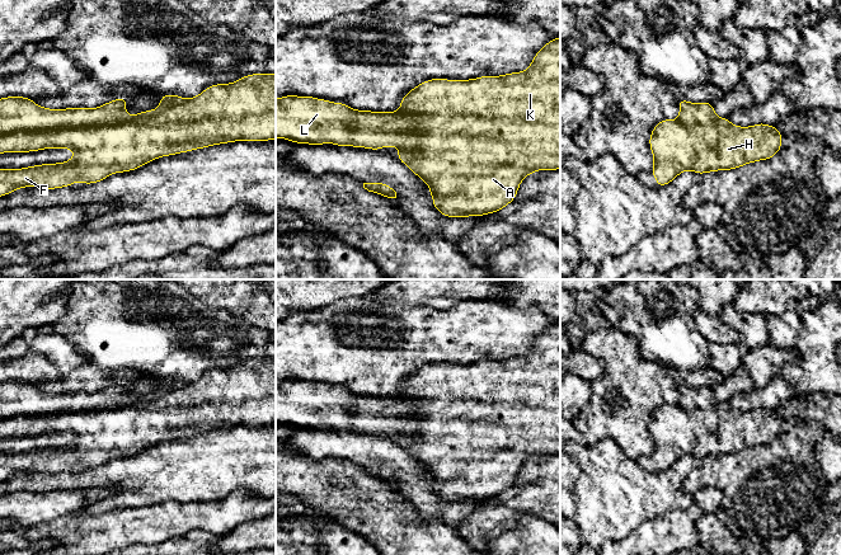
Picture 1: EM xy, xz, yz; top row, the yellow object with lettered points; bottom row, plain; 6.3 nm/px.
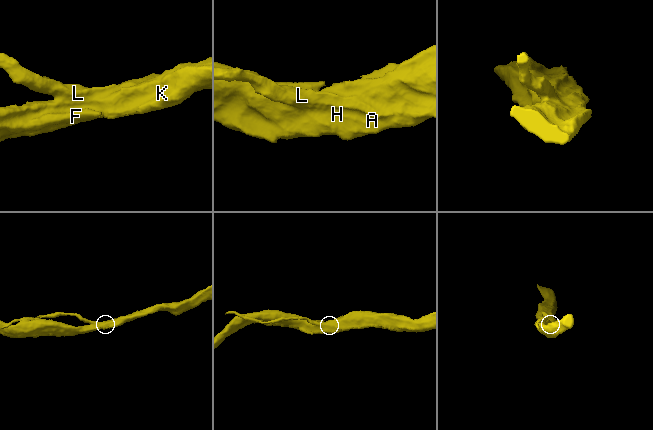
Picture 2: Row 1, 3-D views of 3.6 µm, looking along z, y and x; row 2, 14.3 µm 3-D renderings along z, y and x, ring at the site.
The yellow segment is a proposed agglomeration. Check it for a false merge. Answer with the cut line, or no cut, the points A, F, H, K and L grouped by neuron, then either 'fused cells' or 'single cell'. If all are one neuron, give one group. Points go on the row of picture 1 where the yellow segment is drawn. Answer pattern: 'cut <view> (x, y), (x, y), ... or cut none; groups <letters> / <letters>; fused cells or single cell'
cut xy (130, 116), (116, 122), (100, 125), (14, 130), (0, 135); groups A F H K / L; fused cells

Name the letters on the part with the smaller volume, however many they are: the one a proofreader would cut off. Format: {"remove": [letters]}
{"remove": ["L"]}

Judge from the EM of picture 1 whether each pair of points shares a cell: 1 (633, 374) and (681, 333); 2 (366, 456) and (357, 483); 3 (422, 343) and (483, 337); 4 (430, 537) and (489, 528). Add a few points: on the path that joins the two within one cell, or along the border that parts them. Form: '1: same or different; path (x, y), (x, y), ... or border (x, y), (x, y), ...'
1: different; border (630, 335), (638, 343), (638, 349), (658, 365)
2: different; border (352, 462), (360, 468)
3: same; path (437, 337), (468, 337)
4: different; border (454, 530), (465, 541)

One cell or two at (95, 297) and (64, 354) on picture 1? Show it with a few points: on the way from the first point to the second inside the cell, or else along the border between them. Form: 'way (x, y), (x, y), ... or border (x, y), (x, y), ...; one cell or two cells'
border (50, 328), (64, 335), (84, 360); two cells

